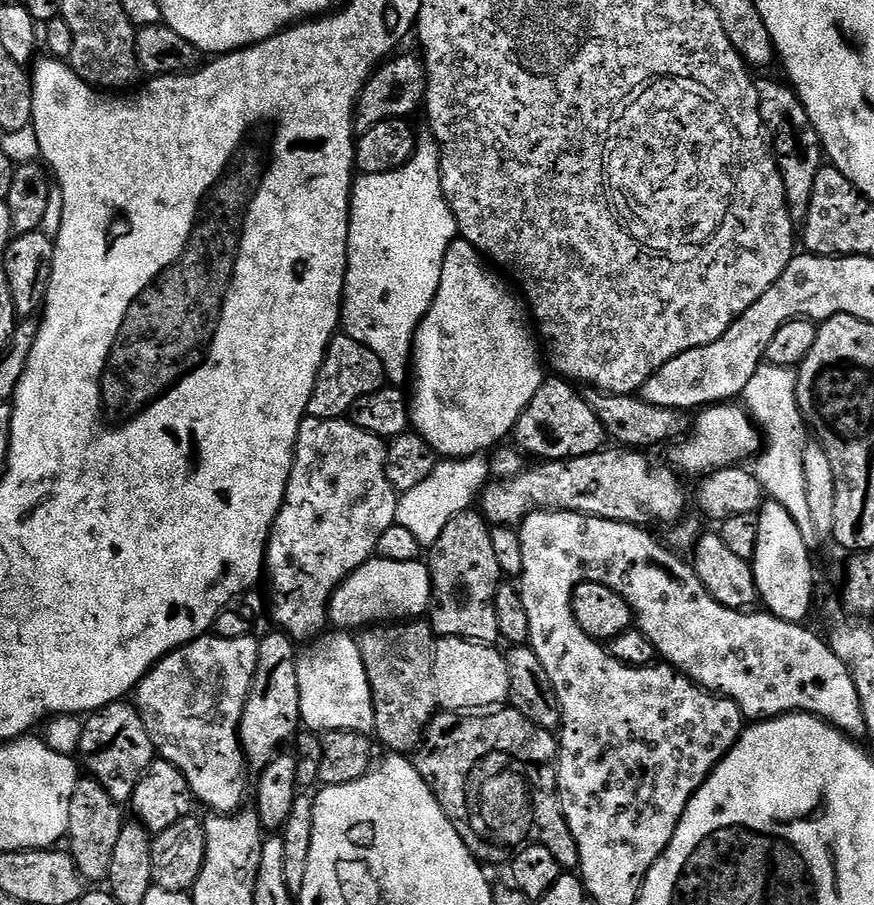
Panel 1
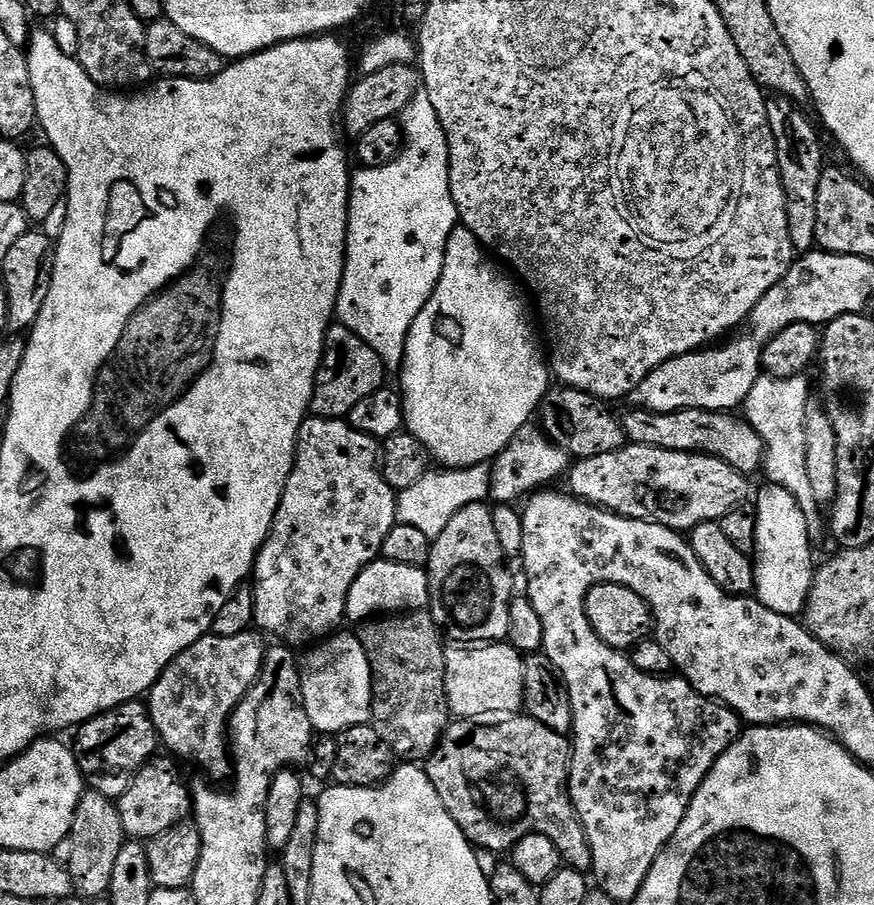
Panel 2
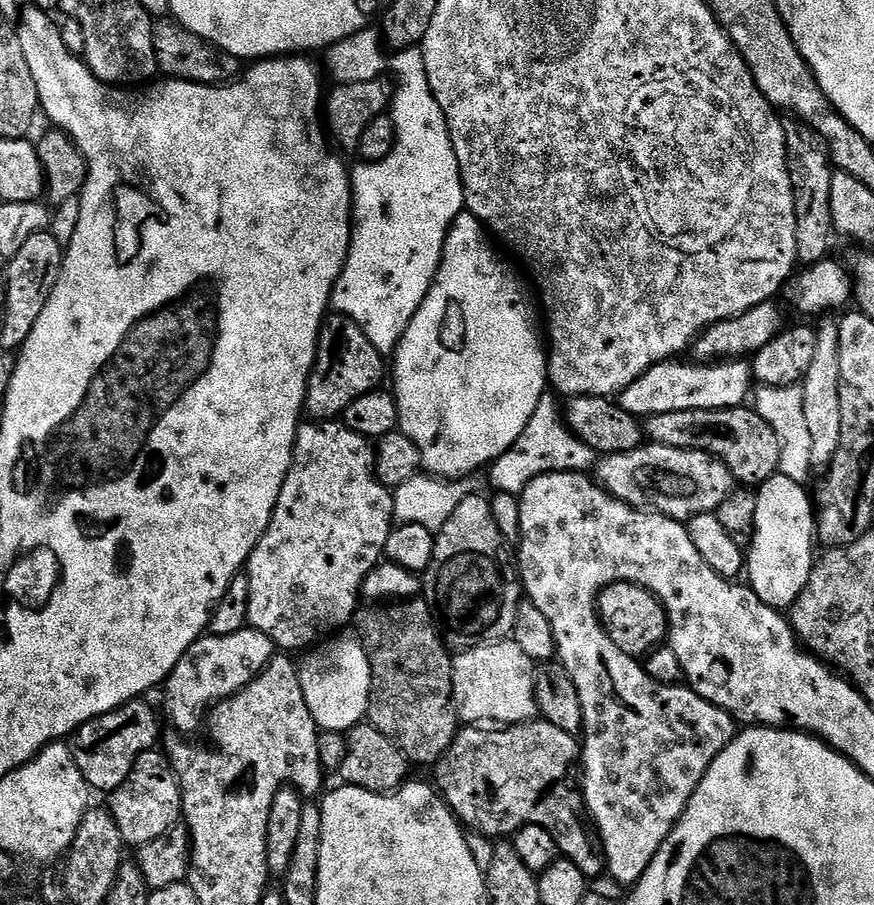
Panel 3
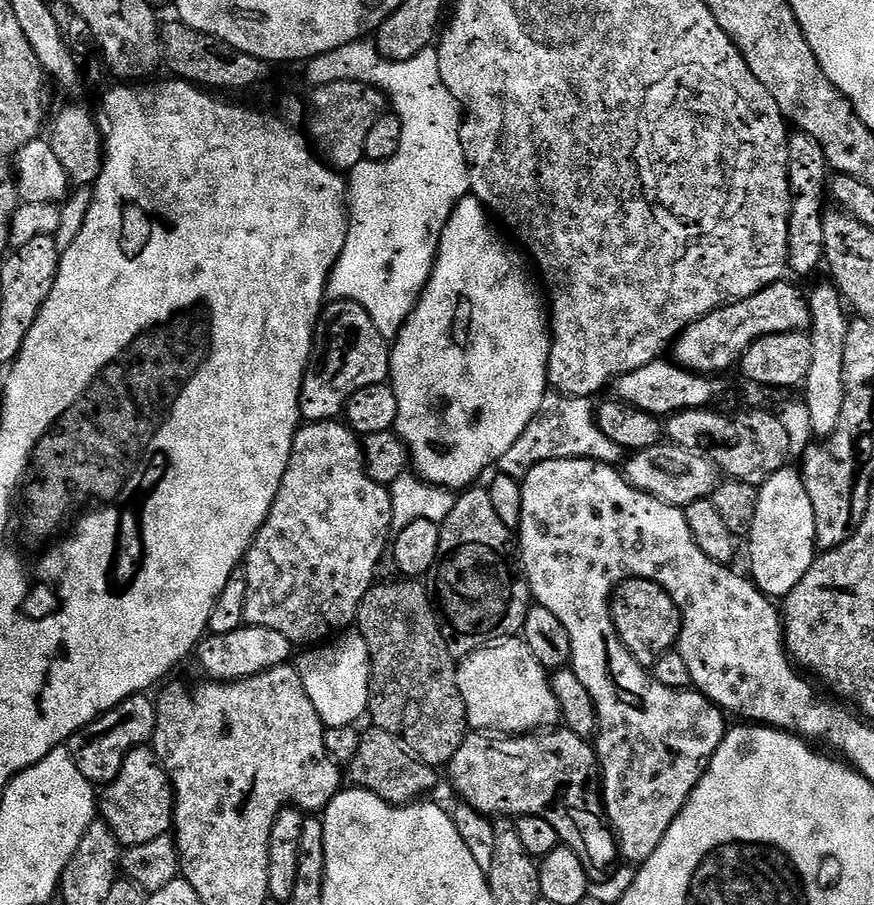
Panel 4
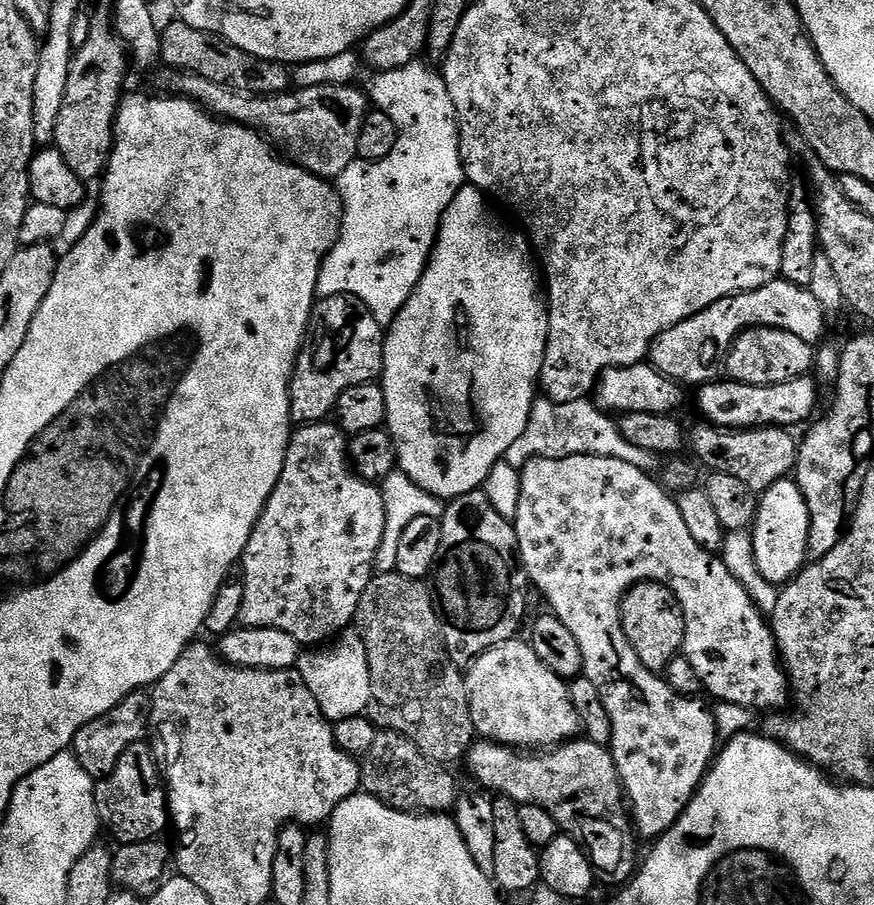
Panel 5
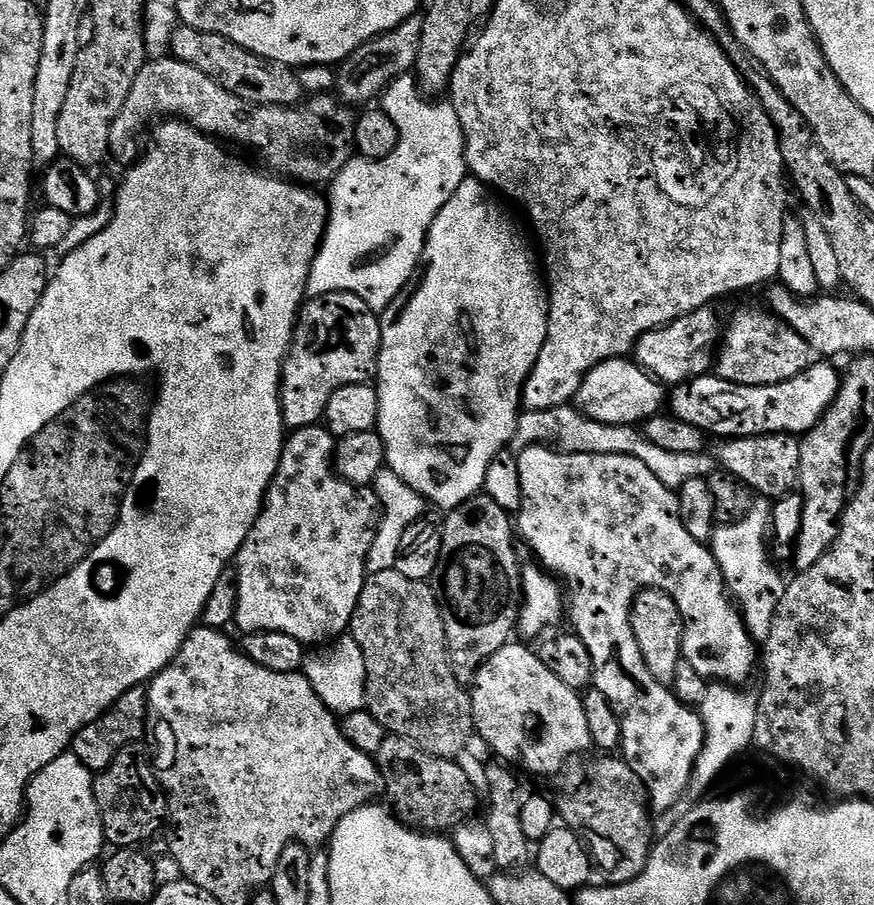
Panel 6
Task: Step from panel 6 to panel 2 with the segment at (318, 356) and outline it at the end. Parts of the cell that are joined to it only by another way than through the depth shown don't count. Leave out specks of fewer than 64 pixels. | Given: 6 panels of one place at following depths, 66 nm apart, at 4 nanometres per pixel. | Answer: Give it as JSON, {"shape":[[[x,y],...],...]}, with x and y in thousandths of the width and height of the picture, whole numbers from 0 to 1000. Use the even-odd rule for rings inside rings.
{"shape":[[[388,356],[381,357],[371,375],[371,390],[355,448],[356,459],[367,460],[370,464],[396,462],[408,444],[419,440],[419,435],[428,435],[428,431],[441,428],[439,415],[442,408],[437,396],[432,396],[432,391],[428,391],[410,369],[405,369],[405,365]]]}

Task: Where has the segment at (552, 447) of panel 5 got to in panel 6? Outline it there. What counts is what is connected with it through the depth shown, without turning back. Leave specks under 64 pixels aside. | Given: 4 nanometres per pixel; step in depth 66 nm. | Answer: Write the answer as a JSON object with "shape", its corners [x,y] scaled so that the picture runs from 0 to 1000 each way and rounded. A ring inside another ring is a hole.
{"shape":[[[656,448],[632,450],[622,454],[601,454],[596,456],[595,464],[590,469],[589,480],[586,483],[585,494],[593,499],[604,494],[621,490],[624,482],[629,482],[644,498],[675,501],[677,503],[707,501],[730,506],[737,510],[748,526],[757,533],[781,533],[792,527],[800,526],[801,515],[816,512],[816,503],[810,499],[800,502],[776,501],[761,497],[751,491],[746,491],[739,481],[731,474],[719,470],[716,472],[698,472],[697,469],[684,467],[675,463]]]}

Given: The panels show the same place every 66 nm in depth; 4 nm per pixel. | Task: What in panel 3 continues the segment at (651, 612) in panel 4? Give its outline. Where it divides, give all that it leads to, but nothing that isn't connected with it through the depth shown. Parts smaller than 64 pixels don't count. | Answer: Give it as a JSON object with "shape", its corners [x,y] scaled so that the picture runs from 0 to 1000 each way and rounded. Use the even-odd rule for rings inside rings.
{"shape":[[[703,643],[693,648],[682,663],[682,674],[703,714],[728,729],[736,730],[764,706],[764,675],[747,654],[735,648],[721,643]]]}

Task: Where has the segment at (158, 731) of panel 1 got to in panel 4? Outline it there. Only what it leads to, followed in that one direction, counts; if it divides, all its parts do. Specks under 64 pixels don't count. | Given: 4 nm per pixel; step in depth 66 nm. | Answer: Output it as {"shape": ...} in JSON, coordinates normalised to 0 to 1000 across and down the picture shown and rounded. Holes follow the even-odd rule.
{"shape":[[[285,690],[263,701],[235,702],[223,717],[222,726],[229,733],[237,750],[243,754],[264,754],[279,751],[284,747],[294,747],[296,743],[308,743],[310,738],[318,738],[331,733],[336,720],[336,713],[318,696],[309,696],[300,692]]]}

